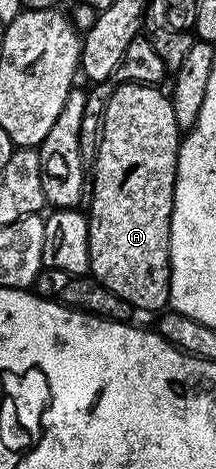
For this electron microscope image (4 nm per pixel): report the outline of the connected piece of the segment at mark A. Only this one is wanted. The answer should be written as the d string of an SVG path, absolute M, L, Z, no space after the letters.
M119 82L106 99L102 129L93 155L92 189L88 194L88 244L90 274L97 282L116 292L118 298L128 300L131 308L161 311L161 306L165 307L170 301L170 217L174 207L180 131L169 97L156 87L144 82Z

